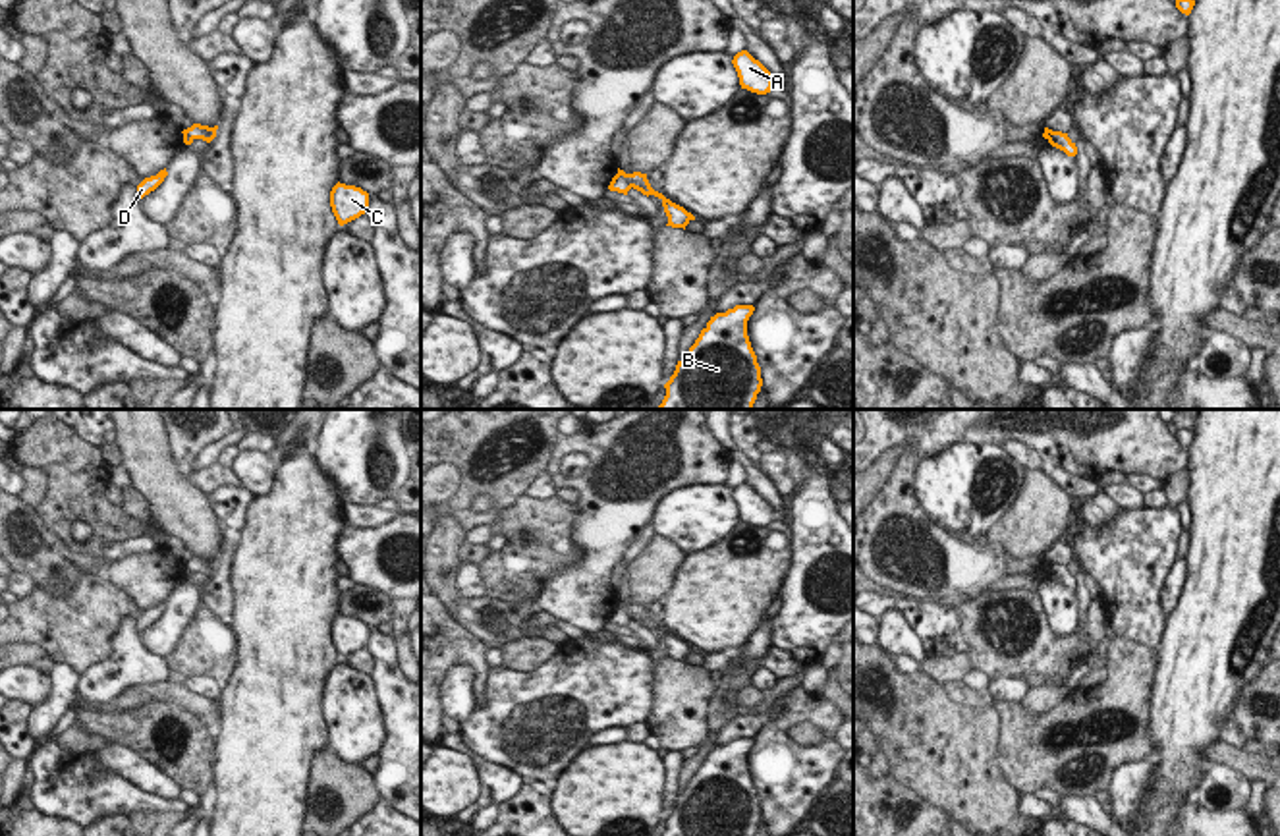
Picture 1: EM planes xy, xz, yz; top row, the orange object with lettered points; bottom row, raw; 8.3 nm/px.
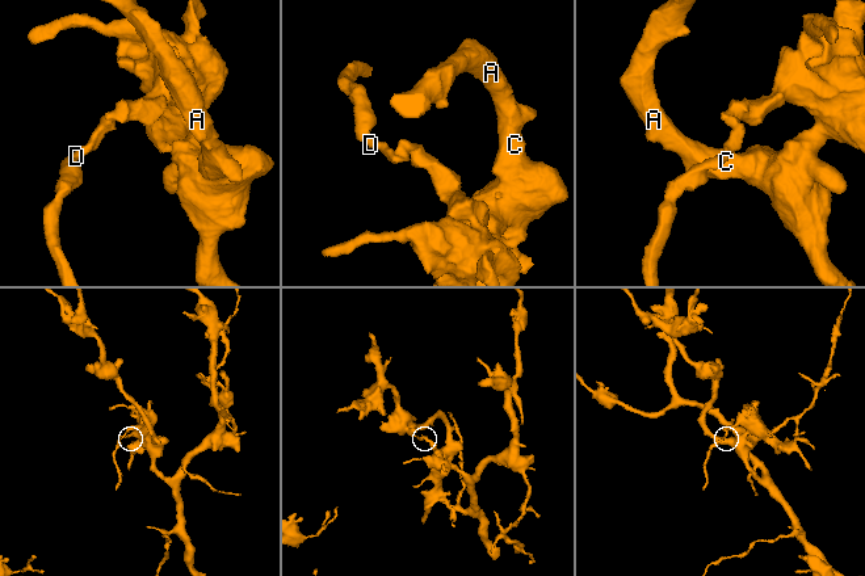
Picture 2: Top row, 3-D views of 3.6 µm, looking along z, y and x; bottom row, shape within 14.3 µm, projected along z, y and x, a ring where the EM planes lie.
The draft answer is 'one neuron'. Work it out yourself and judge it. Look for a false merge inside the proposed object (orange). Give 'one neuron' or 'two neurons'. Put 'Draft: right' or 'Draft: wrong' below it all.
two neurons
Draft: wrong

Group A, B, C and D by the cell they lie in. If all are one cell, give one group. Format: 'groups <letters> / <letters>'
groups A B C / D

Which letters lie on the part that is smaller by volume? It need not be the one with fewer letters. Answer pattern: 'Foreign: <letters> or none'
Foreign: D

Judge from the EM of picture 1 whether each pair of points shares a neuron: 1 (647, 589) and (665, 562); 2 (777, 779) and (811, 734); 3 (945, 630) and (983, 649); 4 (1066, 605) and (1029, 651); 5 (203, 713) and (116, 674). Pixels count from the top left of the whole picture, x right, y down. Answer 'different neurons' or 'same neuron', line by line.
1: same neuron
2: different neurons
3: different neurons
4: different neurons
5: different neurons

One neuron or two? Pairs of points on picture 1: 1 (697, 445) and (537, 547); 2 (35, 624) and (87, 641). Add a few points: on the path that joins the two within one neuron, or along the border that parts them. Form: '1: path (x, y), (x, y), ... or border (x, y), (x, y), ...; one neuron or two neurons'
1: border (576, 502), (572, 539), (580, 555), (560, 570); two neurons
2: path (49, 624), (74, 630); one neuron

